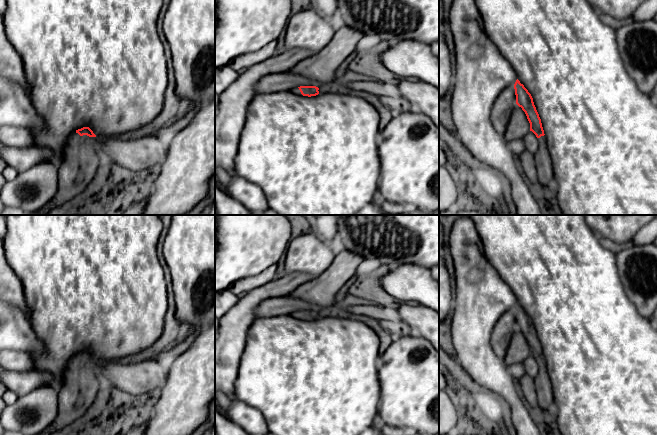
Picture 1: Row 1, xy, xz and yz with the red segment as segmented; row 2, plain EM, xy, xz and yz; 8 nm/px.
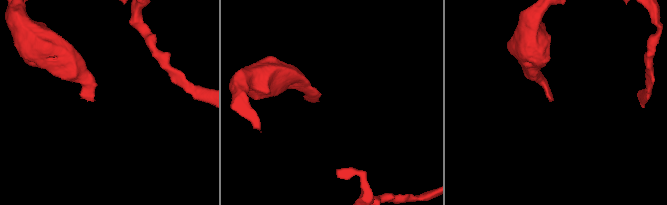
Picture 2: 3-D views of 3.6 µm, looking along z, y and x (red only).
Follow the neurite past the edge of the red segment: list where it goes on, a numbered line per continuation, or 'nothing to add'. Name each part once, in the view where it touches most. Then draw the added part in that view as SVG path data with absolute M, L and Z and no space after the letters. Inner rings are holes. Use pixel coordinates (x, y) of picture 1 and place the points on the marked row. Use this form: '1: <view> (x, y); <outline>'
1: xy (81, 162); M72 134L64 149L59 164L59 183L56 195L42 208L30 215L47 215L53 208L69 202L82 194L87 185L102 168L102 159L97 153L97 137Z

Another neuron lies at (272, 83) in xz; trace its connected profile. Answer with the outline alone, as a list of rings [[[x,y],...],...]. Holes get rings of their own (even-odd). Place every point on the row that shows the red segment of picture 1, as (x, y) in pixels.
[[[287,72],[264,76],[256,85],[257,94],[269,94],[292,90],[300,86],[320,87],[321,82]]]

